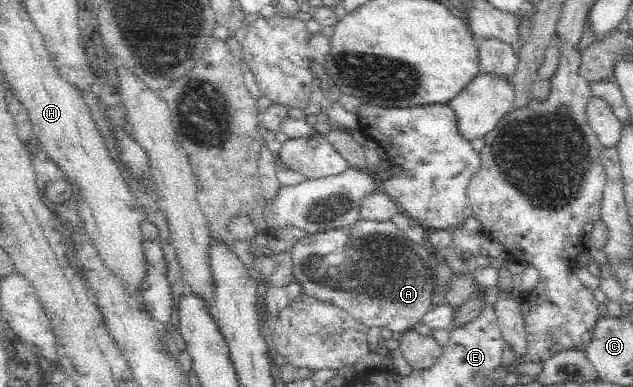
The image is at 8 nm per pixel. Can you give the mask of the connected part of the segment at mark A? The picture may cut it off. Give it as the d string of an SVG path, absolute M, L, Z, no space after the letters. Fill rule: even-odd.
M359 219L353 225L310 234L307 238L298 242L290 251L294 277L303 284L305 294L321 303L331 304L346 311L359 325L368 330L389 329L405 333L415 327L423 314L434 304L431 300L434 281L431 249L408 239L393 222Z

